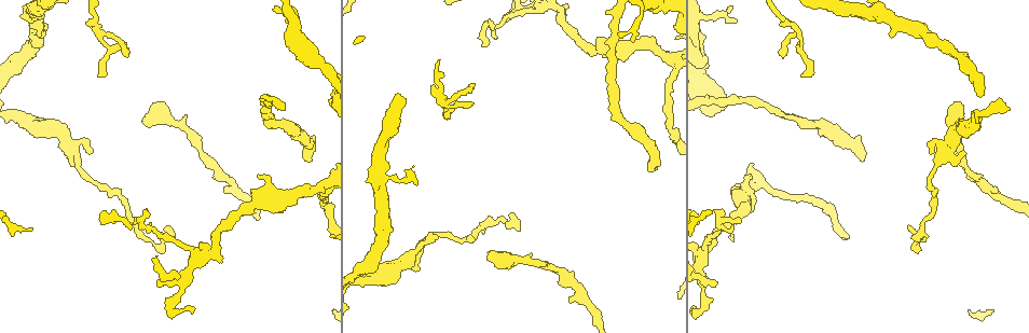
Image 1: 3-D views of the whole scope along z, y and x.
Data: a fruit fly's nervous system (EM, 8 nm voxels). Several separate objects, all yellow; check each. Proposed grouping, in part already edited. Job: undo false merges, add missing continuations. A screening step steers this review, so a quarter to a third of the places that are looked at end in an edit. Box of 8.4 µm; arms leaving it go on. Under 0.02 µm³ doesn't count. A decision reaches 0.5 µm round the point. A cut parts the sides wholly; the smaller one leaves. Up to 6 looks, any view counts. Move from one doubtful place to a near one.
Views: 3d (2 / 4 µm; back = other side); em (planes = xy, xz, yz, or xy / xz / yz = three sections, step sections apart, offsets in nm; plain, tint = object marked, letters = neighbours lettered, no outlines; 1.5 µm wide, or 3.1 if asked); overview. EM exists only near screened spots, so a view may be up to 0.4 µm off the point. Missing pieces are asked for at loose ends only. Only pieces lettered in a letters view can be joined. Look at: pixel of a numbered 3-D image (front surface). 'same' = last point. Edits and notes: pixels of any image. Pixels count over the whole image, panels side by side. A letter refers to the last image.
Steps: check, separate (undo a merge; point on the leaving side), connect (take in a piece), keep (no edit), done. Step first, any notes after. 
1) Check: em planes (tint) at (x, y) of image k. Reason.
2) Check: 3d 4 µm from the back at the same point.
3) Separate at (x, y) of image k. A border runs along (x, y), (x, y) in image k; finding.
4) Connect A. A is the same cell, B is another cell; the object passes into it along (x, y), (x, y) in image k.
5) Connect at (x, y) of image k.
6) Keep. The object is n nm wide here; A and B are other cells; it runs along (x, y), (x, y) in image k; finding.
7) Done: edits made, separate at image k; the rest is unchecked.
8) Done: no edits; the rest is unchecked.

Check: 3d 2 µm at (743, 201) of image 1. Calibre changes.

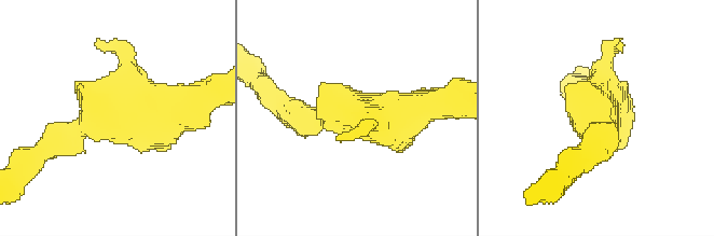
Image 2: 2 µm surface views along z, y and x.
Check: em planes (plain) at (337, 109) of image 2.

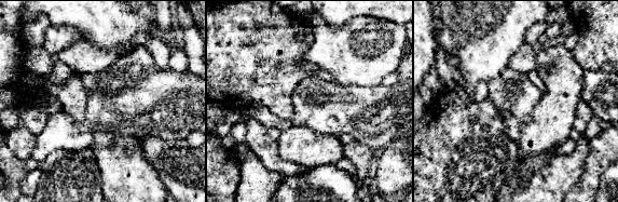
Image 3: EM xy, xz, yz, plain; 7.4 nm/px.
Check: em planes (letters) at the same point. What lies round it.

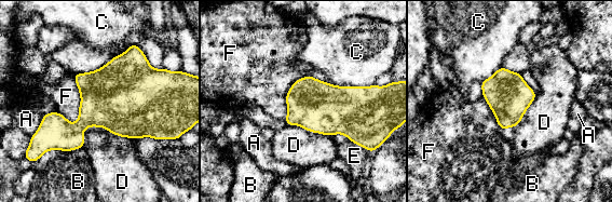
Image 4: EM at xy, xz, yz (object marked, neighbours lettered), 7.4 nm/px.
Keep. The object is 320 nm wide here; A, B, C, D, E and F are other cells; a border runs along (86, 128), (104, 126), (133, 139) in image 4; one cell here.

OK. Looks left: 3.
Check: em planes (letters) at (158, 283) of image 1. An open end.

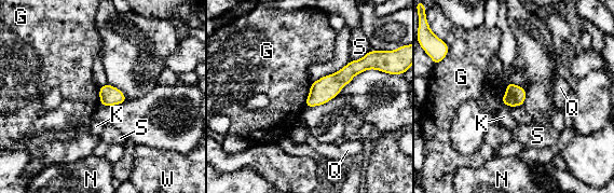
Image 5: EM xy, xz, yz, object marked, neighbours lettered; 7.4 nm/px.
Keep. G, K, N, Q, S and W are other cells; it runs along (365, 65), (352, 68), (308, 104) in image 5; no lettered piece goes on from it.

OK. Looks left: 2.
Check: 3d 2 µm at (312, 161) of image 1. An open end.

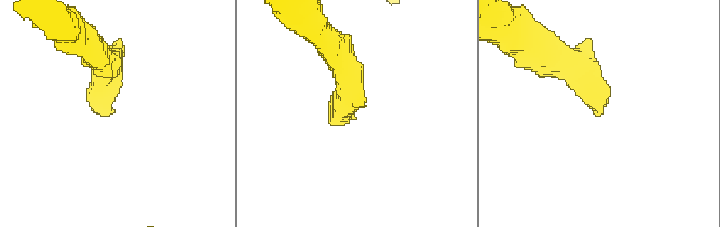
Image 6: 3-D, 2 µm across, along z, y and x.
Check: em planes (letters) at (599, 113) of image 6. Shape alone is not enough.

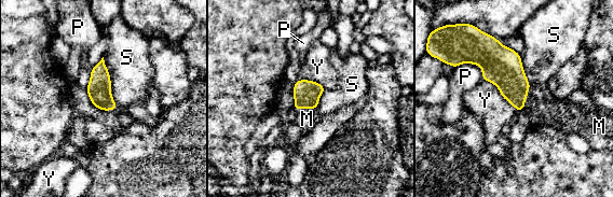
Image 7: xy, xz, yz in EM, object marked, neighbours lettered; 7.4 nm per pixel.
Connect M. The object is 180 nm wide here; the longest contact is with S, 400 nm; M is the same cell, P, S and Y are other cells; it goes on there.

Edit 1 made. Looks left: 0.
Done: edits made, connect at image 7; the rest is unchecked.

